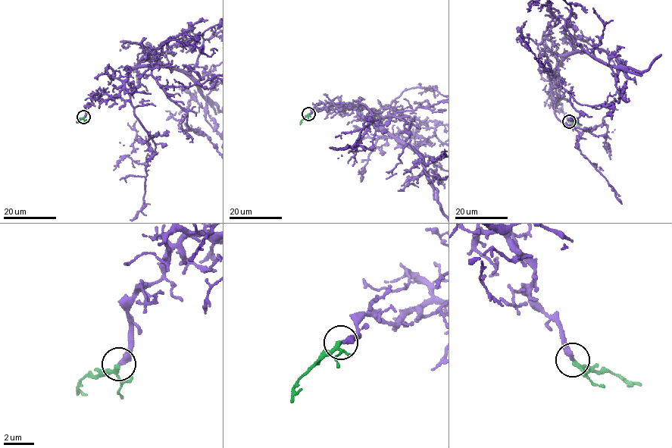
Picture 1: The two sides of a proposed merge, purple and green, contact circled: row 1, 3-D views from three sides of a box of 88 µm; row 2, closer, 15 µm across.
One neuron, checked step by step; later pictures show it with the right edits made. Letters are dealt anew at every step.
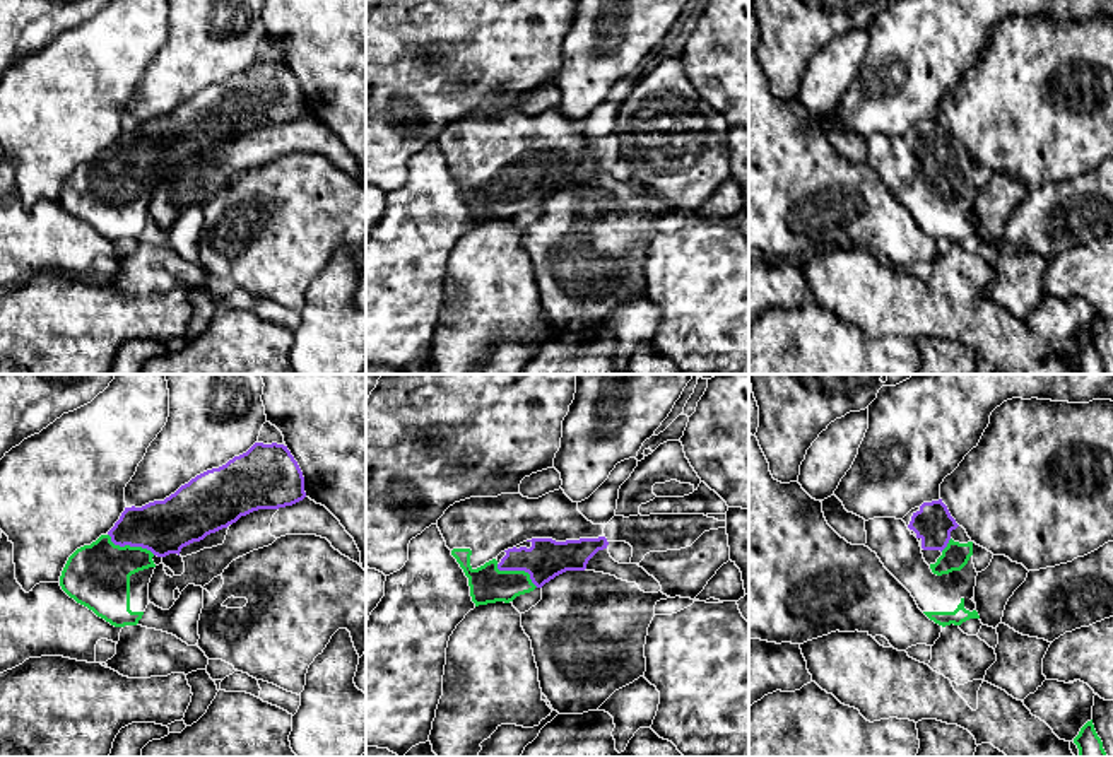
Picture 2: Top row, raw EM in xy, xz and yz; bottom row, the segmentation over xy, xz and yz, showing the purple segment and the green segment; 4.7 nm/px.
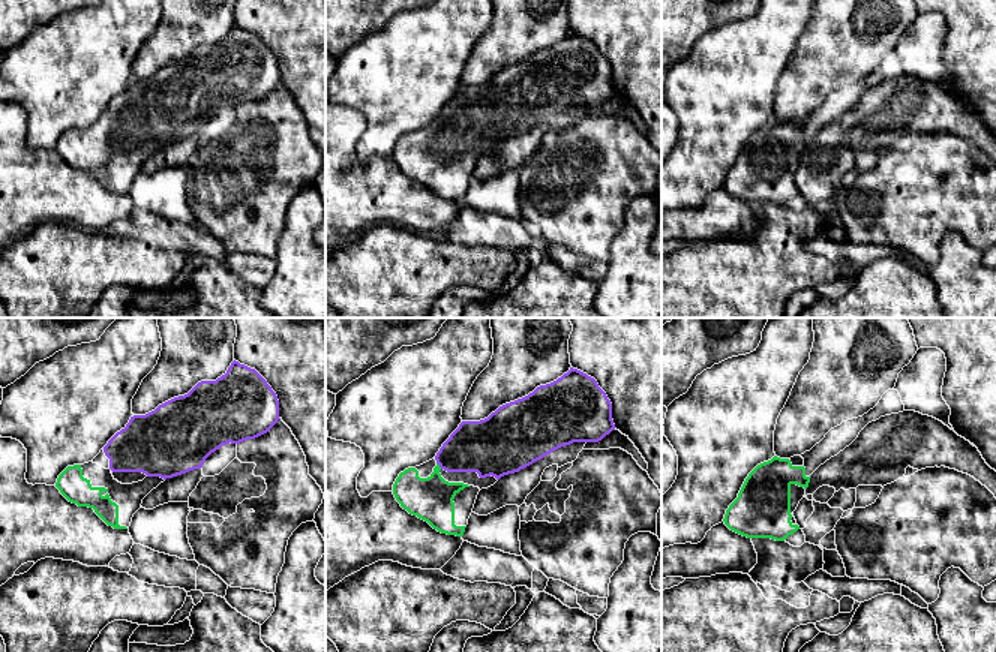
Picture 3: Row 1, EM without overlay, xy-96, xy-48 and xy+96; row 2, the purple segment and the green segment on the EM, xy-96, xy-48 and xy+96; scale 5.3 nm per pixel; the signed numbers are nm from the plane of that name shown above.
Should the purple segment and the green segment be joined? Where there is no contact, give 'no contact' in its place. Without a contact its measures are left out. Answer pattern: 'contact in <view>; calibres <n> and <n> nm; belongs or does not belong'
contact in xy; calibres 260 and 300 nm; belongs

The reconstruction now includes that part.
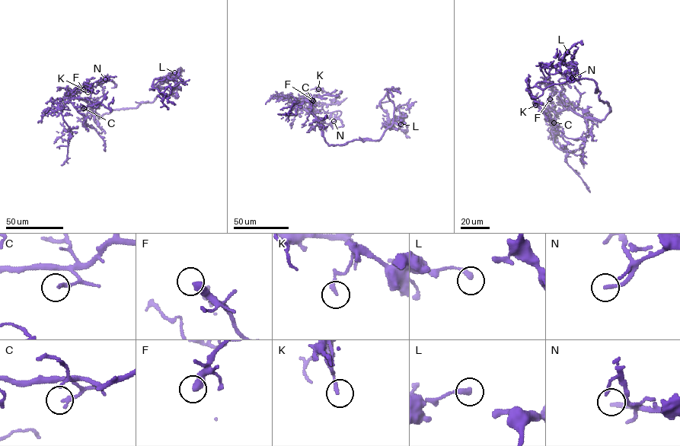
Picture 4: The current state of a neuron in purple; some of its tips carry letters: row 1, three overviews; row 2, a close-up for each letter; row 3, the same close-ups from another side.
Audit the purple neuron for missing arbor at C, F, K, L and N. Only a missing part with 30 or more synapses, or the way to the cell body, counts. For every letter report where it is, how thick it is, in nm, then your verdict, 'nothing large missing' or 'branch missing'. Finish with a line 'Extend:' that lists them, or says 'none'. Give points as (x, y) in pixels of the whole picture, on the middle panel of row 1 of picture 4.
C: at (311, 100); 200 nm thick; nothing large missing
F: at (313, 100); 420 nm thick; branch missing
K: at (318, 89); 160 nm thick; nothing large missing
L: at (400, 124); 260 nm thick; nothing large missing
N: at (333, 121); 200 nm thick; branch missing
Extend: F, N

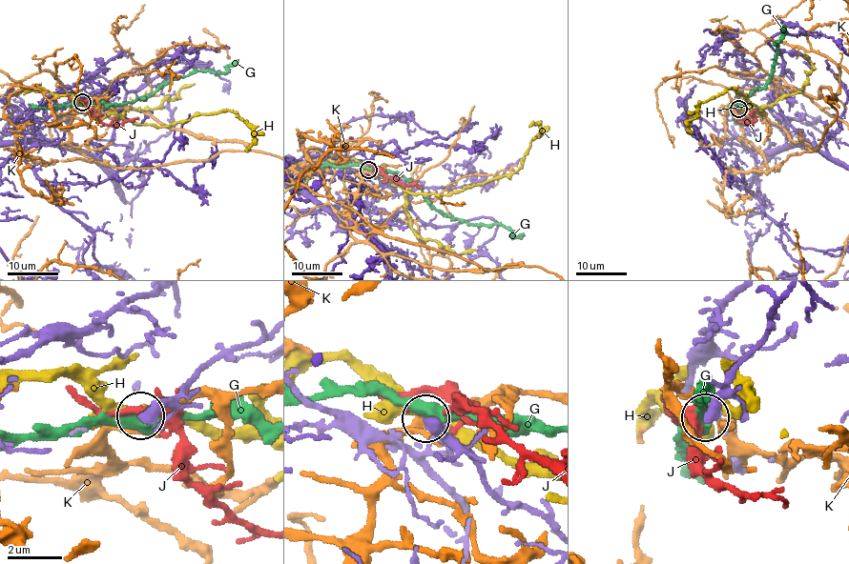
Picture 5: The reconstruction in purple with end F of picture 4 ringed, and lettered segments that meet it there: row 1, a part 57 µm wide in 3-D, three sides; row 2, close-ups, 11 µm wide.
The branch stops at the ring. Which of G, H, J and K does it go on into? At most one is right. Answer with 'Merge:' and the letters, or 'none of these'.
Merge: none of these

